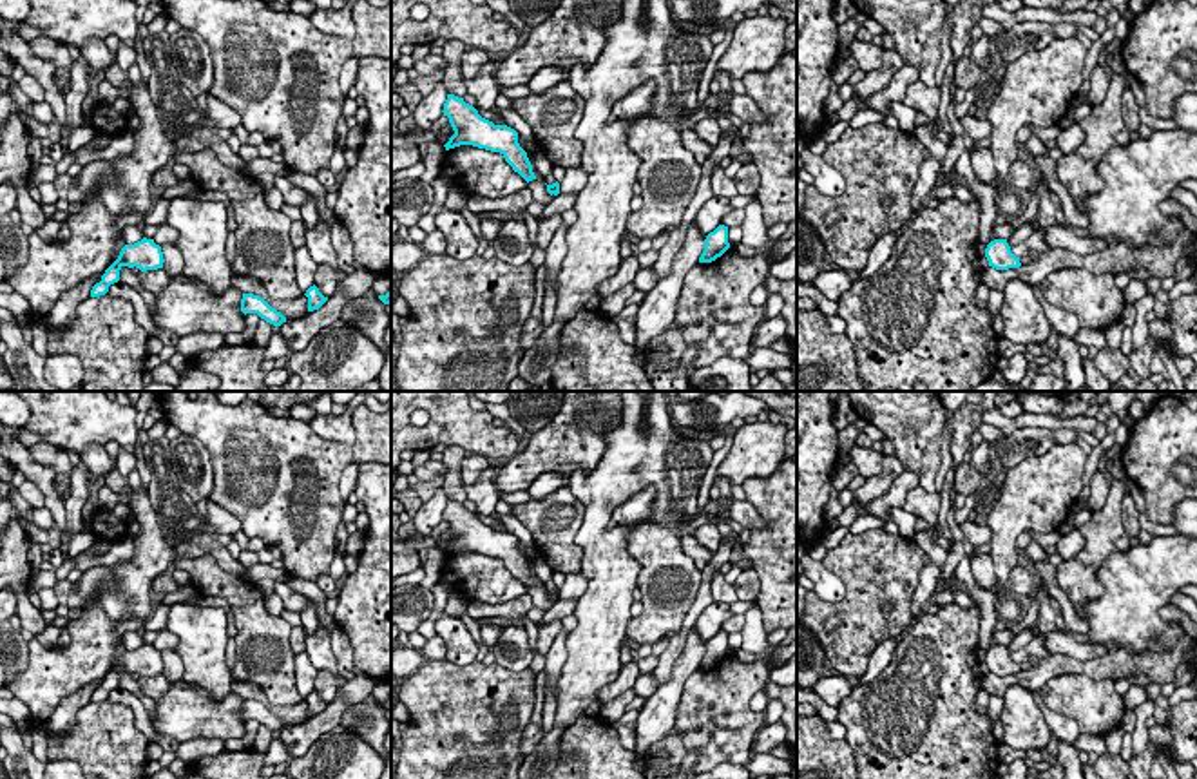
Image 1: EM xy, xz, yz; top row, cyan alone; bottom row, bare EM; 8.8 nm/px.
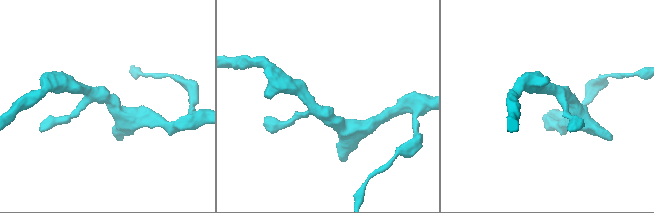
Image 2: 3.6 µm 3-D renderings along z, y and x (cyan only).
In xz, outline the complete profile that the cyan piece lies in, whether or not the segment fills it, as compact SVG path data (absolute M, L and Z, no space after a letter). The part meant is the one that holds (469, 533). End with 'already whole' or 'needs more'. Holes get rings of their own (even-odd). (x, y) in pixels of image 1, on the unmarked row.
M447 500L442 518L449 524L455 536L444 551L445 556L460 551L473 551L491 558L500 558L512 576L527 589L536 585L527 558L518 549L518 538L514 534L507 531L494 531L482 524L473 511L455 500Z; already whole

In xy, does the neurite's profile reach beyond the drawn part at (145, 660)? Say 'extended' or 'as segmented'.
as segmented

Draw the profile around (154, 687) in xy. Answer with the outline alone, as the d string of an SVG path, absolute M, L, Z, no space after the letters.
M158 674L158 676L139 678L138 687L141 694L152 697L158 703L161 696L168 690L170 683L163 674Z

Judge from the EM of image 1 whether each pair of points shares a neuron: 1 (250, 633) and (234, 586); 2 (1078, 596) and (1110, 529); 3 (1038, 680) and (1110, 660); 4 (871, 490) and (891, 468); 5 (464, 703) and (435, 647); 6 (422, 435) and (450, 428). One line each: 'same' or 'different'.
1: same
2: same
3: same
4: same
5: different
6: same

